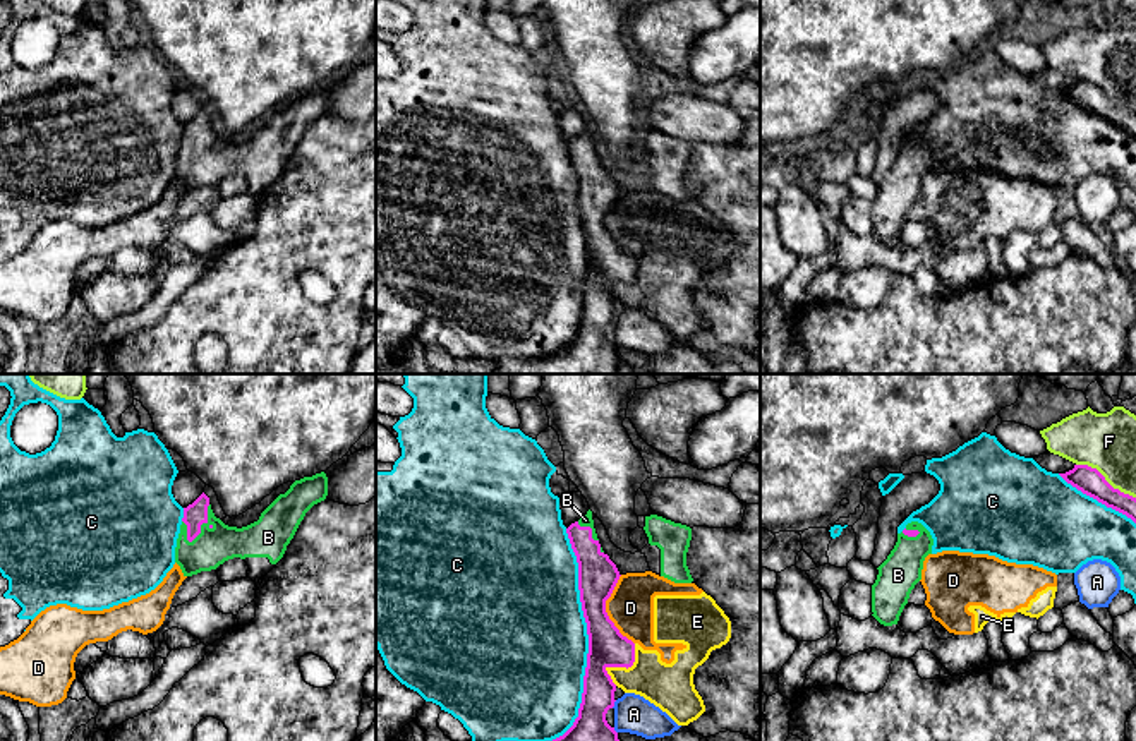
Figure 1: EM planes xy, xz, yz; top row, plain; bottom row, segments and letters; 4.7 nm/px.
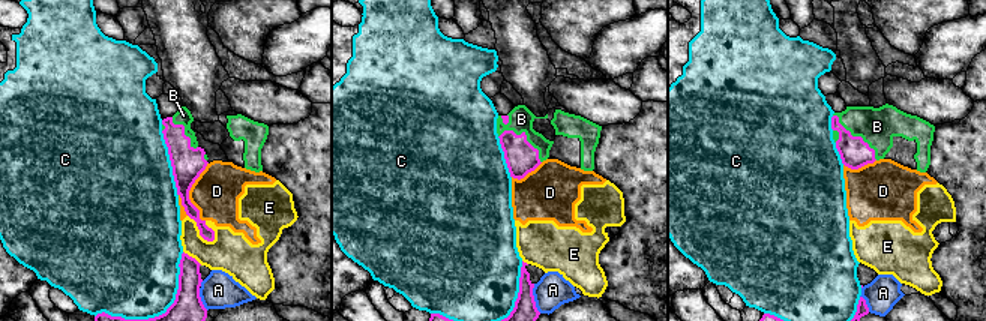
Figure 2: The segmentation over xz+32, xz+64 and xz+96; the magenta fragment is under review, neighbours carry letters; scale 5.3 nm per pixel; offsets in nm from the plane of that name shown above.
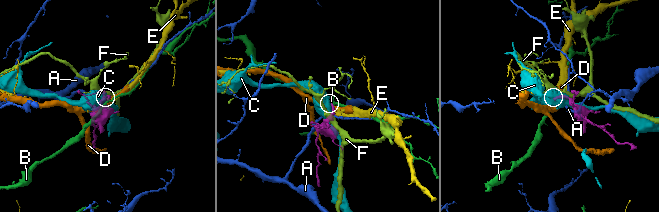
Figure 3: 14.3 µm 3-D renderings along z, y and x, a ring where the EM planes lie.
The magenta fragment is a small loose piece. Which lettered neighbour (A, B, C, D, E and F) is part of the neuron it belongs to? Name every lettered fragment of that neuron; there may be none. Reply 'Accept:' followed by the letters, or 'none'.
Accept: B

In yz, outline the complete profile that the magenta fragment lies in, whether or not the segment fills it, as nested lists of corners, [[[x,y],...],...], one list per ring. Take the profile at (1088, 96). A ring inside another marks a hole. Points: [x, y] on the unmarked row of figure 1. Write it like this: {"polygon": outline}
{"polygon": [[[1074,81],[1073,86],[1059,91],[1083,110],[1126,130],[1136,139],[1136,113],[1114,105],[1097,84]]]}

